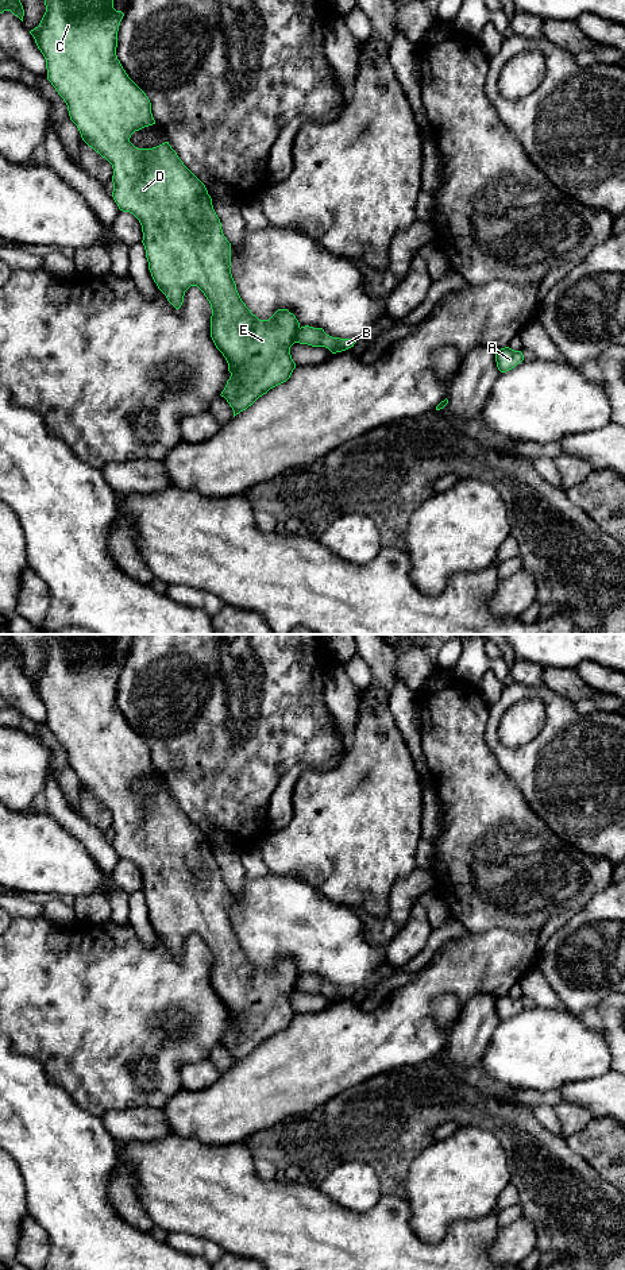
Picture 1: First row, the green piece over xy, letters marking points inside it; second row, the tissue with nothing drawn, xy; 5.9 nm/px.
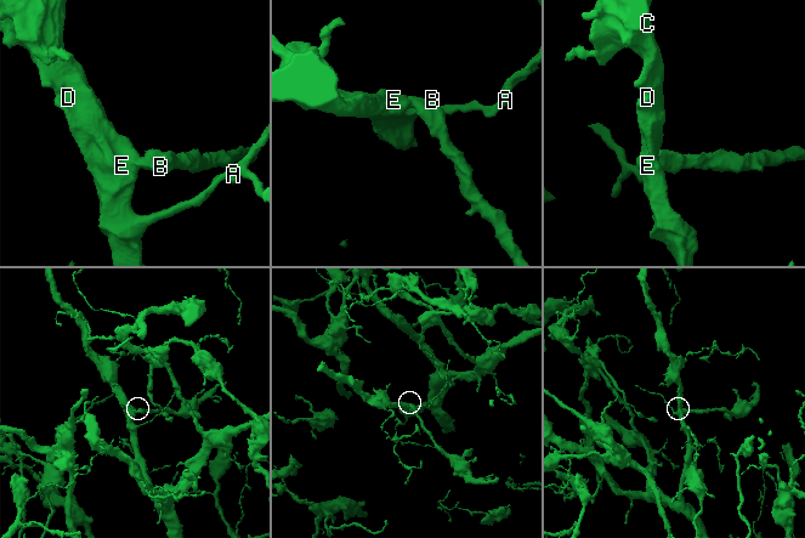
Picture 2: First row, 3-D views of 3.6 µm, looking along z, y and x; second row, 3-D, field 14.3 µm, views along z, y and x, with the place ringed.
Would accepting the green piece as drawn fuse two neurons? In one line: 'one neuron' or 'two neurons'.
two neurons

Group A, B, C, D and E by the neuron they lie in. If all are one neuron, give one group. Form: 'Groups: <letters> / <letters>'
Groups: A C D E / B

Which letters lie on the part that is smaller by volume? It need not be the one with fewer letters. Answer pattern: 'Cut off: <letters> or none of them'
Cut off: B

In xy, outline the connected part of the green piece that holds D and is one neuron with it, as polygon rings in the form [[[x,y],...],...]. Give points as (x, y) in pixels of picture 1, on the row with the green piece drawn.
[[[45,0],[45,5],[46,12],[39,26],[30,34],[46,59],[47,80],[66,103],[70,120],[77,126],[82,140],[112,165],[112,197],[120,211],[130,212],[139,220],[148,270],[158,289],[175,309],[181,308],[190,286],[197,286],[209,301],[211,337],[231,372],[220,395],[227,399],[235,417],[290,378],[296,368],[290,347],[296,343],[300,323],[288,309],[278,309],[269,320],[259,320],[251,313],[236,290],[229,267],[231,243],[223,233],[205,185],[184,165],[169,142],[153,148],[138,148],[130,142],[135,131],[155,124],[155,120],[148,97],[117,59],[117,31],[124,13],[113,8],[113,0]]]

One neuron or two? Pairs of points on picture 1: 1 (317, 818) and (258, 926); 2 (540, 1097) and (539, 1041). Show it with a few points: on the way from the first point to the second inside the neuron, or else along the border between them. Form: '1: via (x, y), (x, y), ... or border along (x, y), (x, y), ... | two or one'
1: border along (269, 871), (299, 875), (316, 888) | two
2: border along (525, 1088), (555, 1089) | two

